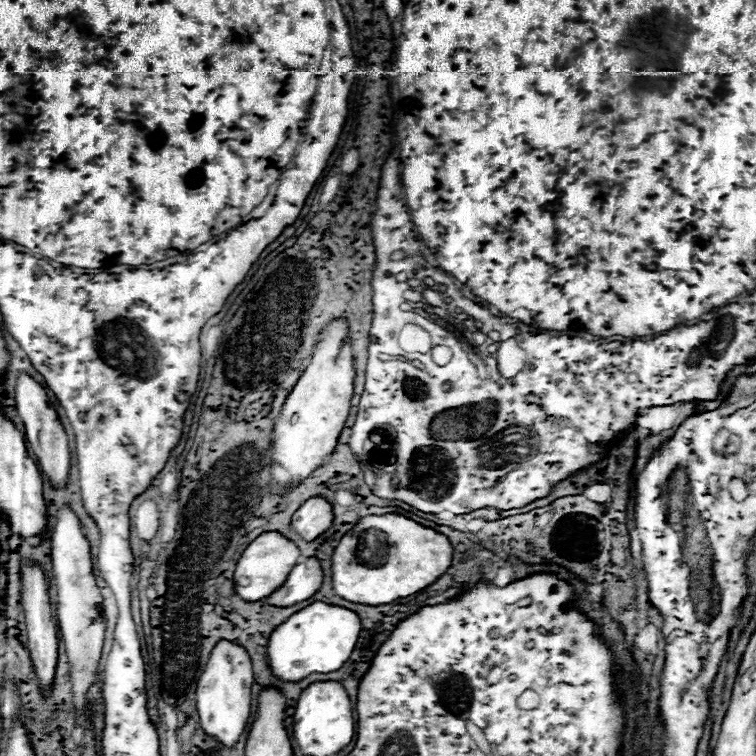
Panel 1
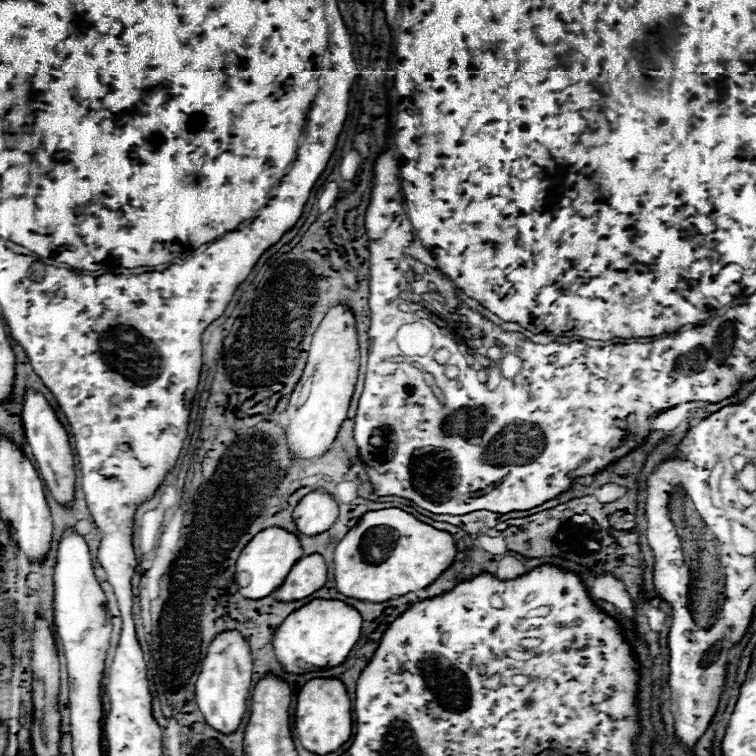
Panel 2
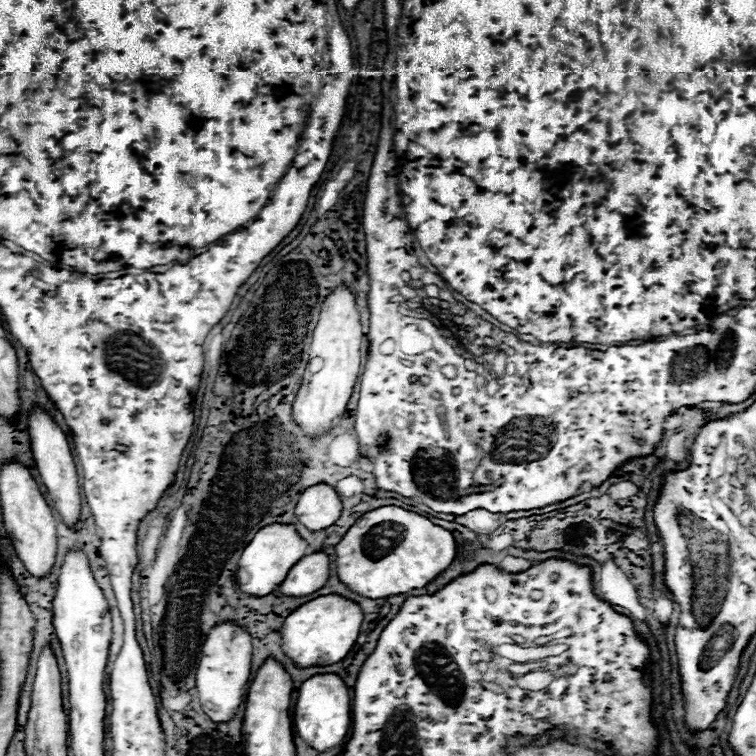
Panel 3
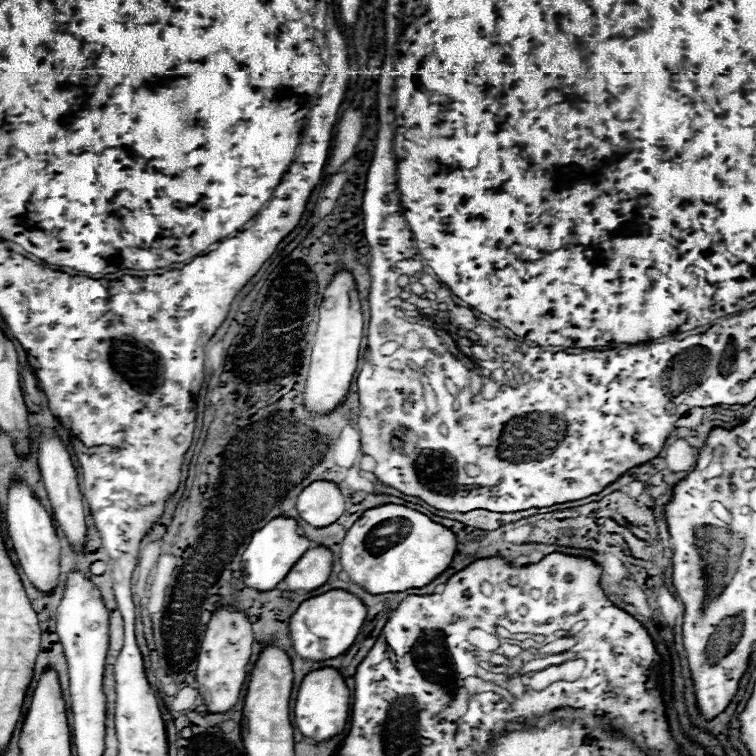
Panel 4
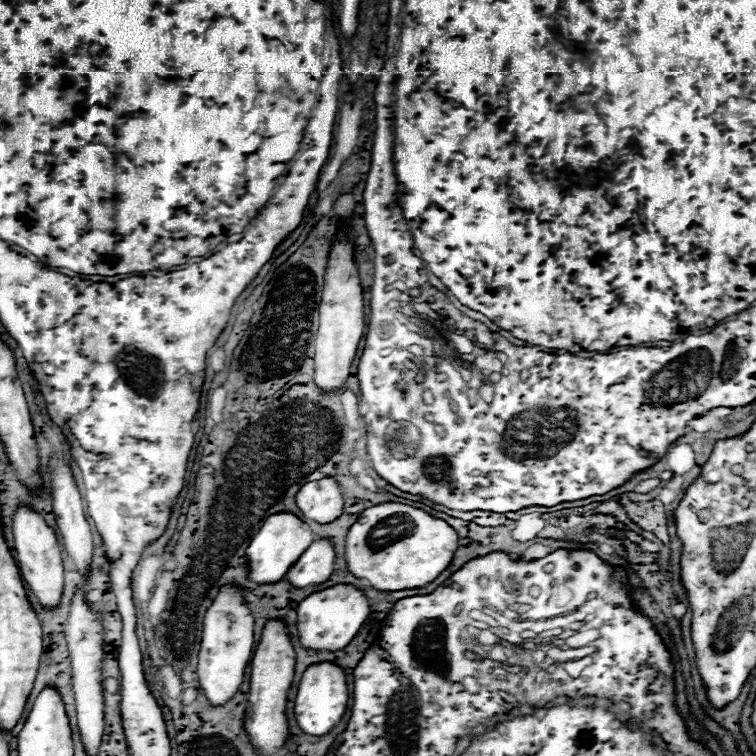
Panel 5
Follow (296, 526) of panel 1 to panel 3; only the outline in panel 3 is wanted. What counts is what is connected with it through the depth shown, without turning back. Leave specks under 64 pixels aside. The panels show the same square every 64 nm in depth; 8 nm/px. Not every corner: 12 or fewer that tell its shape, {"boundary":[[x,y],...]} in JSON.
{"boundary":[[328,484],[304,490],[296,516],[308,530],[324,530],[342,514]]}

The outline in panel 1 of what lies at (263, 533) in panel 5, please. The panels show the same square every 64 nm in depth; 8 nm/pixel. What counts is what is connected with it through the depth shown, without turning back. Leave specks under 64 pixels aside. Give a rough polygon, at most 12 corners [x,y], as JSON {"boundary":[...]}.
{"boundary":[[280,532],[248,544],[234,572],[242,600],[284,584],[300,550]]}

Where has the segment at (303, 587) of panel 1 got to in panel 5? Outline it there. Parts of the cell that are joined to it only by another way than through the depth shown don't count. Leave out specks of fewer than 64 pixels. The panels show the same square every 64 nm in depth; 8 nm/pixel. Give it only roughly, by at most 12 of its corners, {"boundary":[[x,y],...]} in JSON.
{"boundary":[[318,538],[288,570],[294,586],[322,584],[334,572],[334,546]]}

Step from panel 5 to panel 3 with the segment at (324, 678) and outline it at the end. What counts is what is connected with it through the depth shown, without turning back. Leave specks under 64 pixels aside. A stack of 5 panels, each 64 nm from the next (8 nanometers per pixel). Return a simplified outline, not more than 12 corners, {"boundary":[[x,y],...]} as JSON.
{"boundary":[[338,674],[302,682],[294,728],[320,752],[350,730],[350,692]]}

